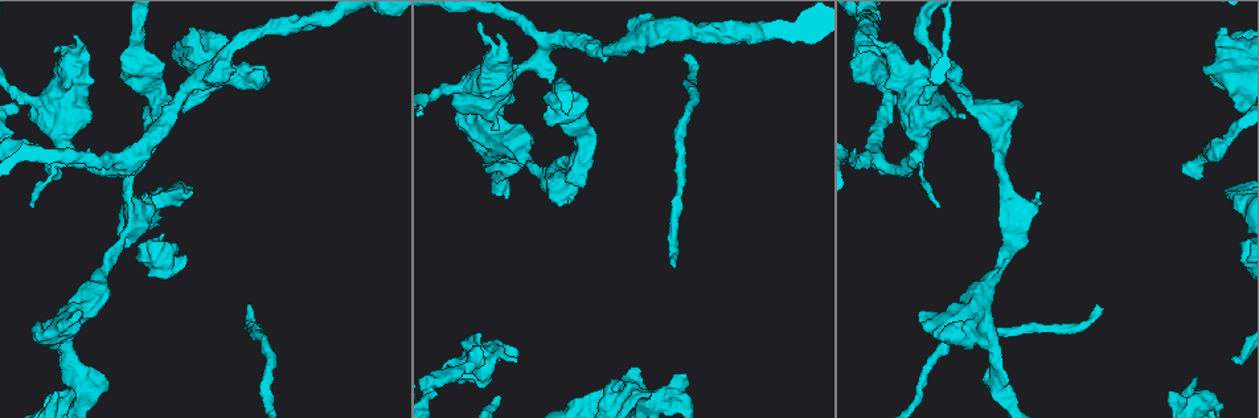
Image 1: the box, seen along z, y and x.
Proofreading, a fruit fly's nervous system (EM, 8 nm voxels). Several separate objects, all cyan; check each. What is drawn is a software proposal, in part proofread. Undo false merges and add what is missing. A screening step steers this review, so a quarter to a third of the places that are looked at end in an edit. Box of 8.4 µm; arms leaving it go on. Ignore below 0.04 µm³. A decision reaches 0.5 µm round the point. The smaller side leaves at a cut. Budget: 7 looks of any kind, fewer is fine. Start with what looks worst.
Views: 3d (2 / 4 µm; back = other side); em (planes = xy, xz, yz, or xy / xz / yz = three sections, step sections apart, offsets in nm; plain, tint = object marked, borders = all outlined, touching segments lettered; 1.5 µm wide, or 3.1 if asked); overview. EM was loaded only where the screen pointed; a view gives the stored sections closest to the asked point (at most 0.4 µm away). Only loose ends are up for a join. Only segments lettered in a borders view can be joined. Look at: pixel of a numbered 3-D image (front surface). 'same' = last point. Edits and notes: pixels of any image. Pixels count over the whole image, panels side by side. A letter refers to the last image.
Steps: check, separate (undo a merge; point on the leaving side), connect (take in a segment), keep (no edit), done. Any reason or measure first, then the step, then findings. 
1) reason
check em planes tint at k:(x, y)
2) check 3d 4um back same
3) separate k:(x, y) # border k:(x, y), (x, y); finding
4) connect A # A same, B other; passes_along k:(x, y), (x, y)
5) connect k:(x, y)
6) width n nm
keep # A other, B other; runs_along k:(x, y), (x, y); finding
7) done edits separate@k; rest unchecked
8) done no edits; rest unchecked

end of a long branch
check 3d 4um at 1:(670, 260)

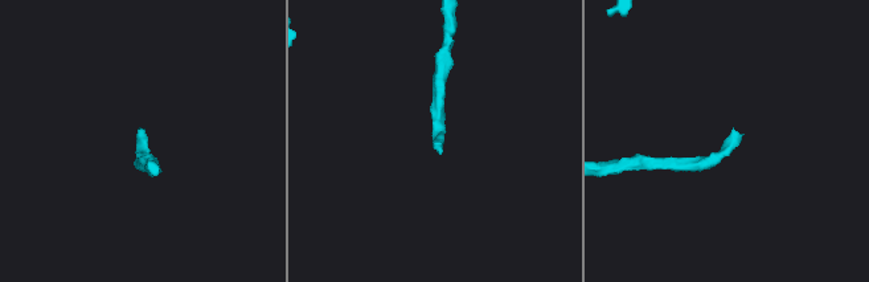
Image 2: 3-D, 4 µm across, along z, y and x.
shape alone is not enough
check em planes tint at 2:(139, 130)

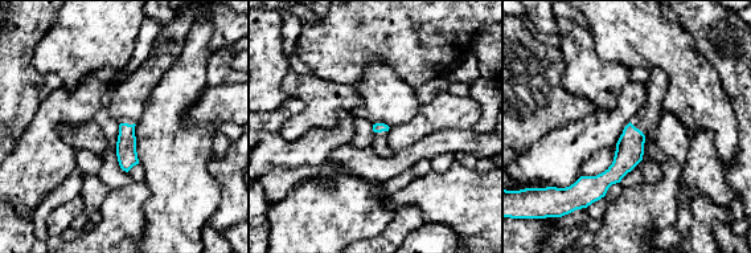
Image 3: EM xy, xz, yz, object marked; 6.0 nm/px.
check em planes borders same

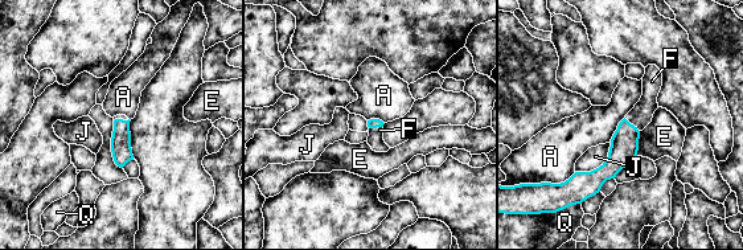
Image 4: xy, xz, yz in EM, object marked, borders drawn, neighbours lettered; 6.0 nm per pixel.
connect F # A other, E other, F same, J other, Q other; passes_along 4:(624, 144), (632, 124), (641, 114); the neuron continues

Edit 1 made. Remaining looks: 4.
check overview

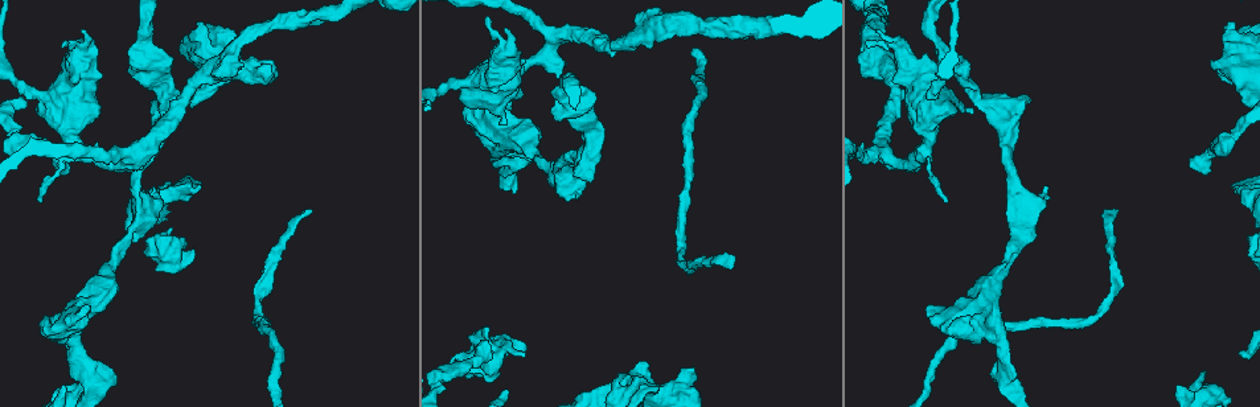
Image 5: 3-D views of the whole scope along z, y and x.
thick end
check em yz step 4 plain at 5:(200, 189)

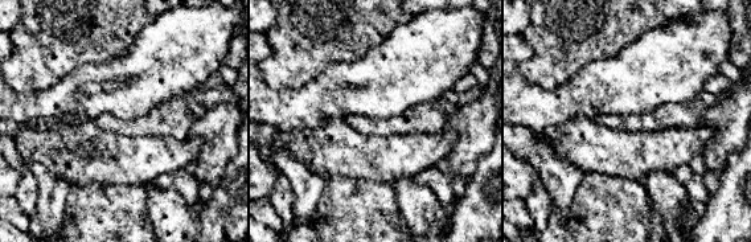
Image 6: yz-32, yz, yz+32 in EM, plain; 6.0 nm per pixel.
check em yz step 4 borders same

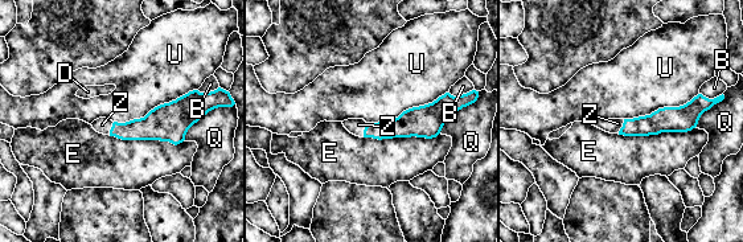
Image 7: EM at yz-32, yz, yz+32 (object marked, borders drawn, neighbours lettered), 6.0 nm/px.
connect Z # B other, D other, E other, Q other, U other, Z same; passes_along 7:(405, 126), (364, 130), (354, 126); the neuron continues

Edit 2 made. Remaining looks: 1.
an open end
check em planes borders at 5:(523, 354)

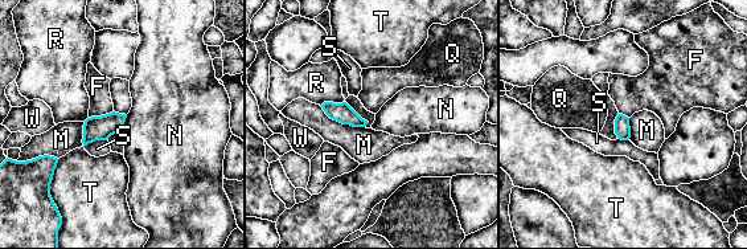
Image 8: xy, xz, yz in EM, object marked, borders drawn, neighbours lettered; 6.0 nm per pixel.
keep # F other, M other, N other, Q other, R other, S other, T other, W other; border 8:(127, 115), (118, 130); none of them fits

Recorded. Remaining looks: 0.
done edits connect@4, connect@7; rest unchecked

